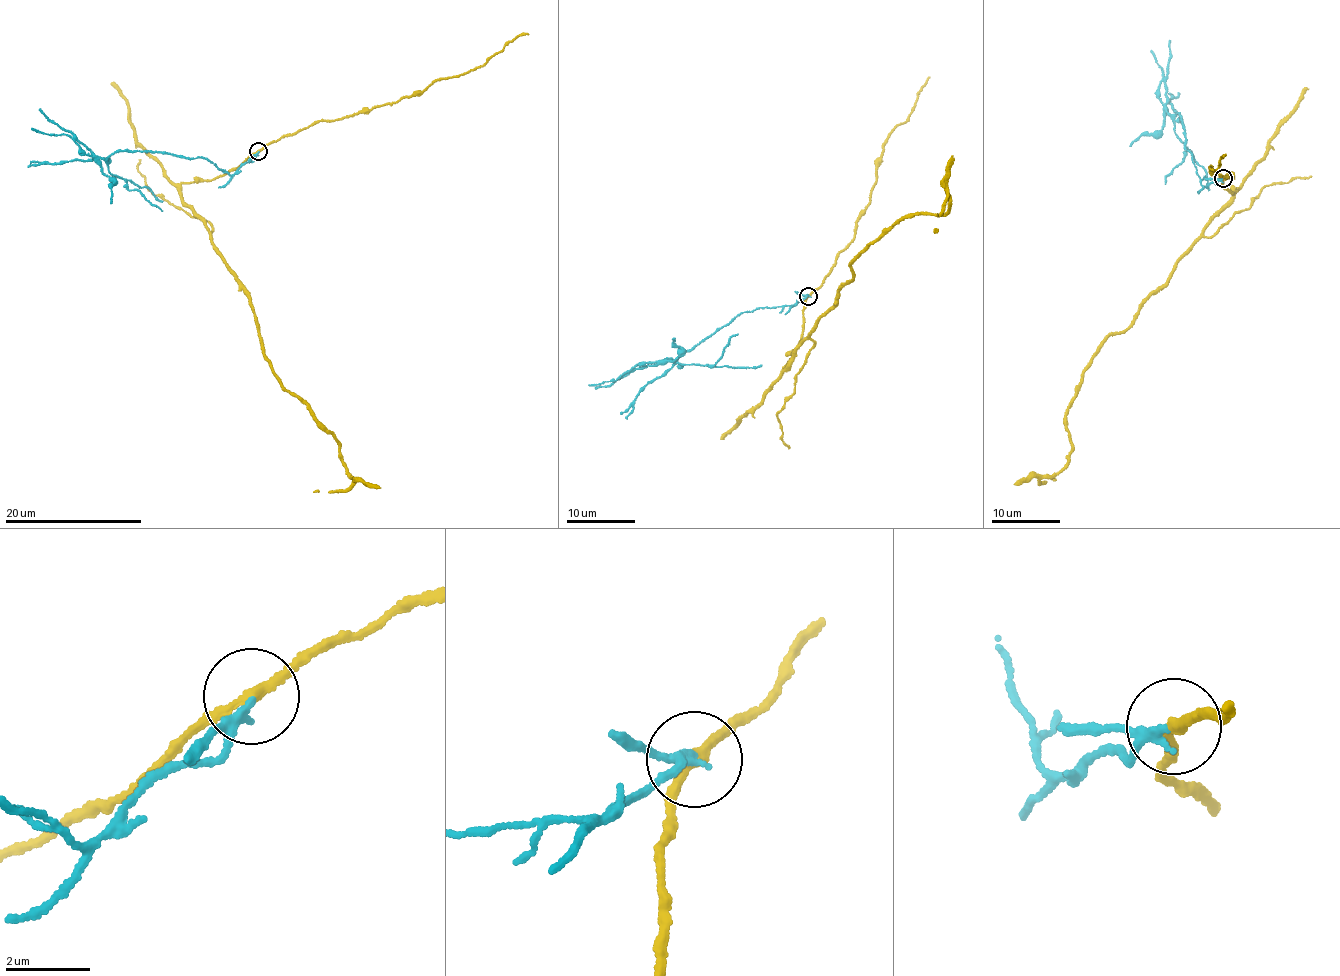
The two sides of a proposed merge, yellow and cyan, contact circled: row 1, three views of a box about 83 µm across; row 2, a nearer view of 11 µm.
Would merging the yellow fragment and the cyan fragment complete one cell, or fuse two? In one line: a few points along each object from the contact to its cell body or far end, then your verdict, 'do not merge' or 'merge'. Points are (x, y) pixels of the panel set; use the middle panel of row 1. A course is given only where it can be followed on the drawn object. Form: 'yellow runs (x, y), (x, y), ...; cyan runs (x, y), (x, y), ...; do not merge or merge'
yellow runs (808, 295), (785, 371), (852, 279), (859, 252), (901, 220), (939, 216), (947, 194), (934, 233); cyan runs (808, 295), (789, 306), (739, 314), (673, 361), (663, 358), (608, 382), (588, 385); do not merge

